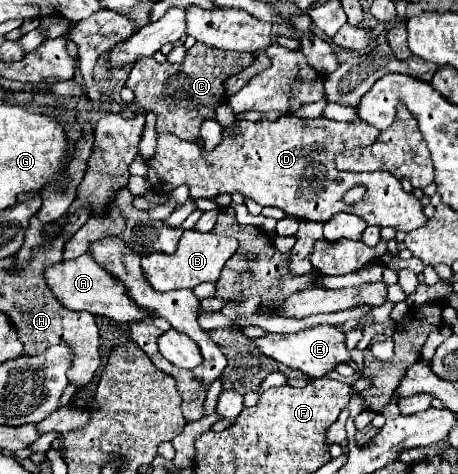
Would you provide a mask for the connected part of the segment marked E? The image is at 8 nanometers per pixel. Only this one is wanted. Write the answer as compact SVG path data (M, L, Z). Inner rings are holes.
M316 326L292 334L264 334L252 338L252 344L256 344L264 356L314 378L322 378L328 370L336 368L340 362L350 362L350 352L346 350L344 344L344 334L338 332L334 326Z

